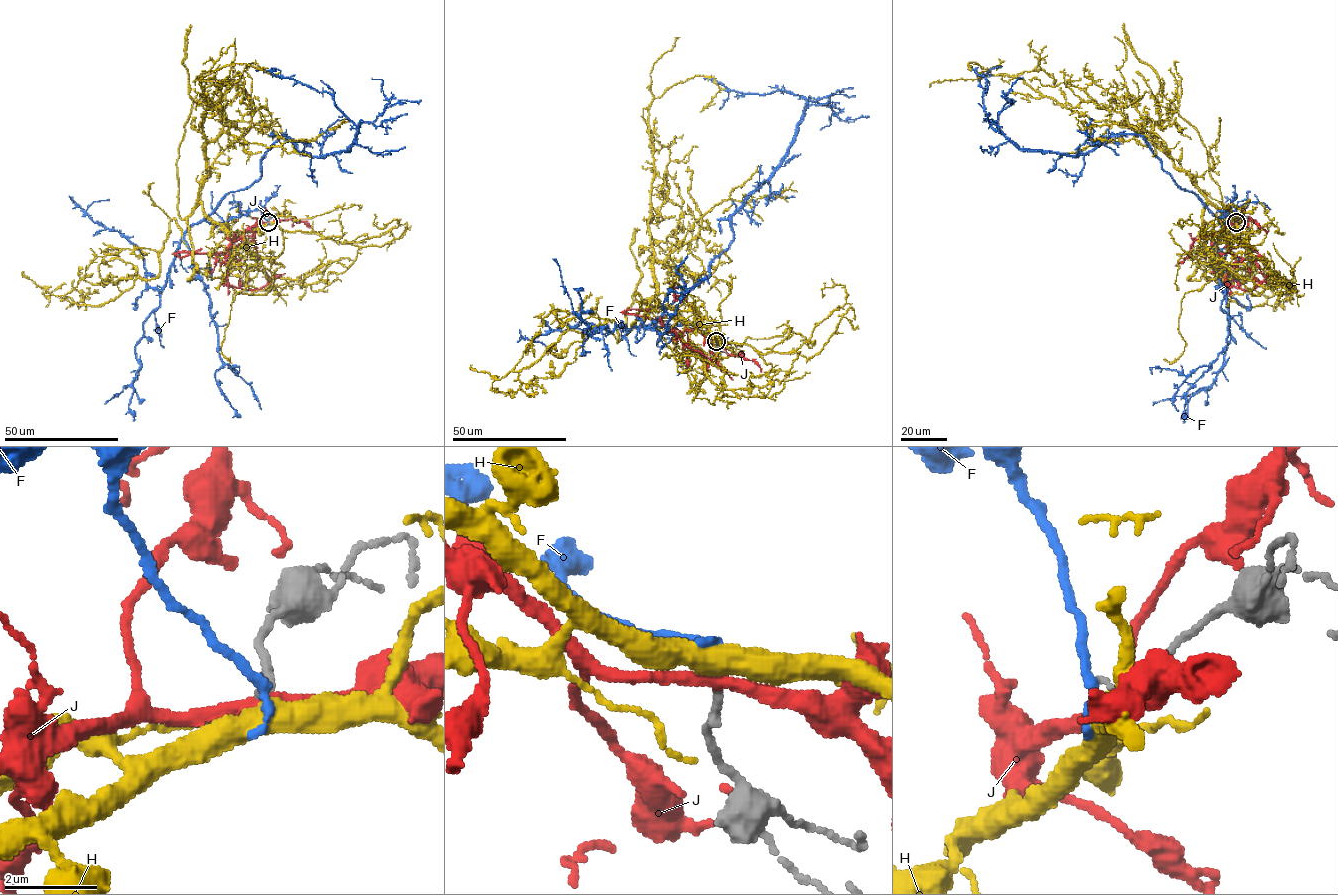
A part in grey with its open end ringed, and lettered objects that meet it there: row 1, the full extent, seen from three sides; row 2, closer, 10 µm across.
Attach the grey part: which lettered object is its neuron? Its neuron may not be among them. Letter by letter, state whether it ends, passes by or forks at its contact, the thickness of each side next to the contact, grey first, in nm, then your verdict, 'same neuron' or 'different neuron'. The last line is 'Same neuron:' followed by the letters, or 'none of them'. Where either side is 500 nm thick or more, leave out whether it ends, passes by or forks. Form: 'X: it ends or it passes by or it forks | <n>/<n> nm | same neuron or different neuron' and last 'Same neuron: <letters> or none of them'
F: it passes by | 150/190 nm | different neuron
H: it passes by | 190/460 nm | same neuron
J: it passes by | 200/280 nm | different neuron
Same neuron: H

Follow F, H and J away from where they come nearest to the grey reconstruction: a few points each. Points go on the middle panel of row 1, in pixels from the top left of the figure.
F: (716, 339), (653, 323), (729, 246), (731, 215), (787, 154), (806, 99), (703, 78)
H: (716, 340), (675, 310), (635, 325), (637, 293), (617, 342), (613, 320), (567, 330), (492, 383), (513, 394)
J: (716, 341), (696, 330), (673, 336), (674, 341), (675, 331), (692, 350), (733, 379)

